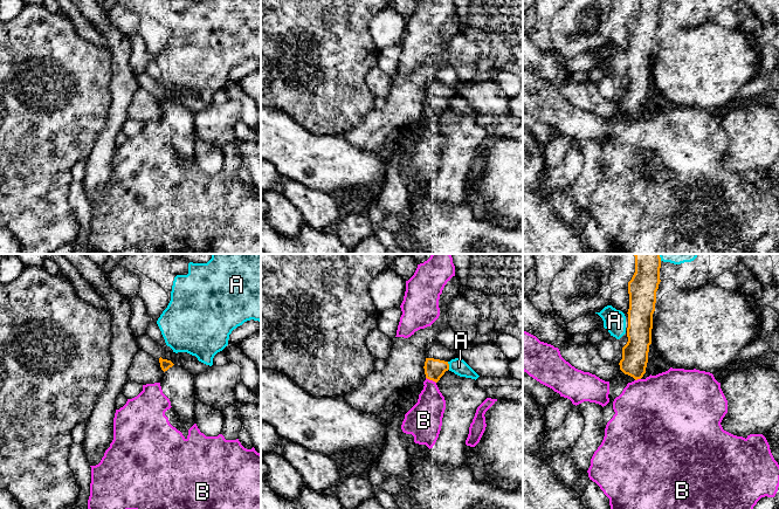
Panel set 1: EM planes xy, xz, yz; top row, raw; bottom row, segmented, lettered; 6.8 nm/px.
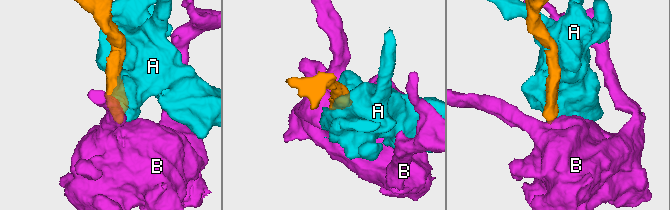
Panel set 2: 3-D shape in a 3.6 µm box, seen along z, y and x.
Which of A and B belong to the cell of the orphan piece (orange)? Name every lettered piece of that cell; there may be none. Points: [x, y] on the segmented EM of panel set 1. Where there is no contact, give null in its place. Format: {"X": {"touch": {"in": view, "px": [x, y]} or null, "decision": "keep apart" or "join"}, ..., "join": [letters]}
{"A": {"touch": {"in": "xz", "px": [448, 365]}, "decision": "keep apart"}, "B": {"touch": {"in": "xz", "px": [431, 379]}, "decision": "keep apart"}, "join": []}

